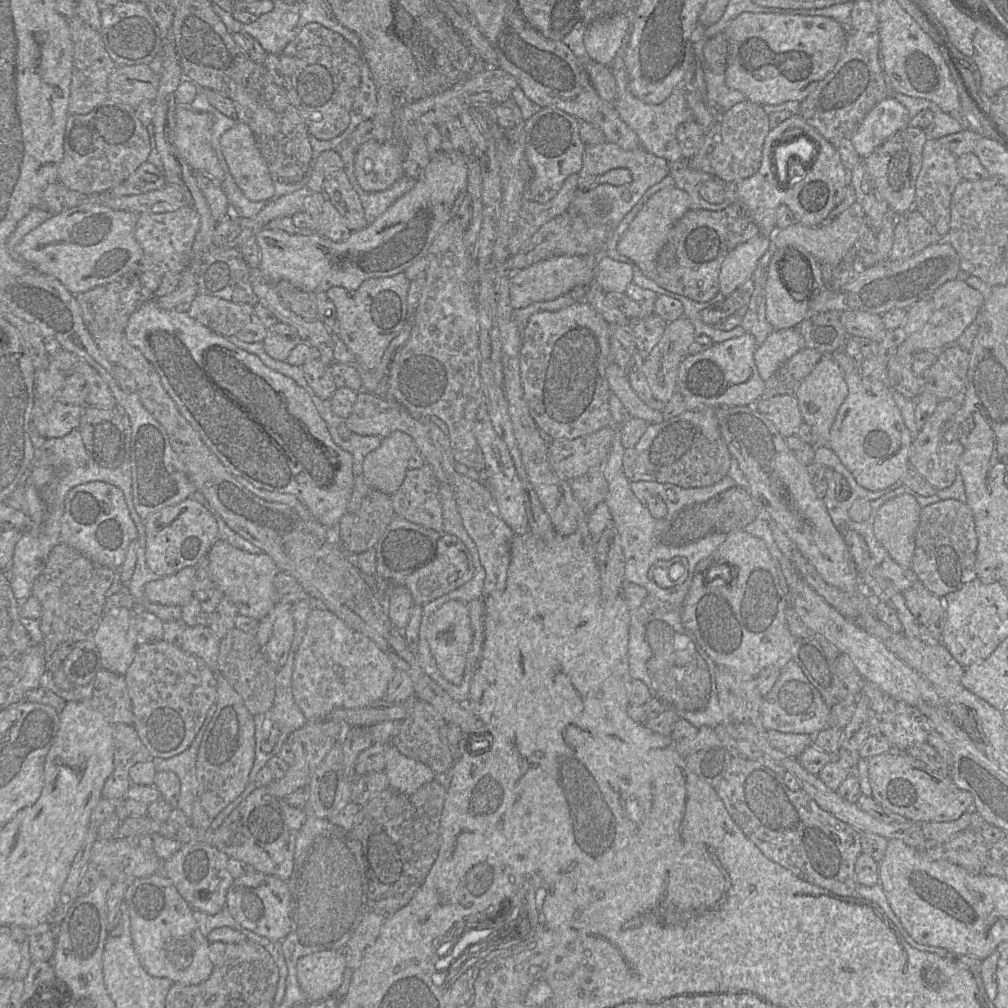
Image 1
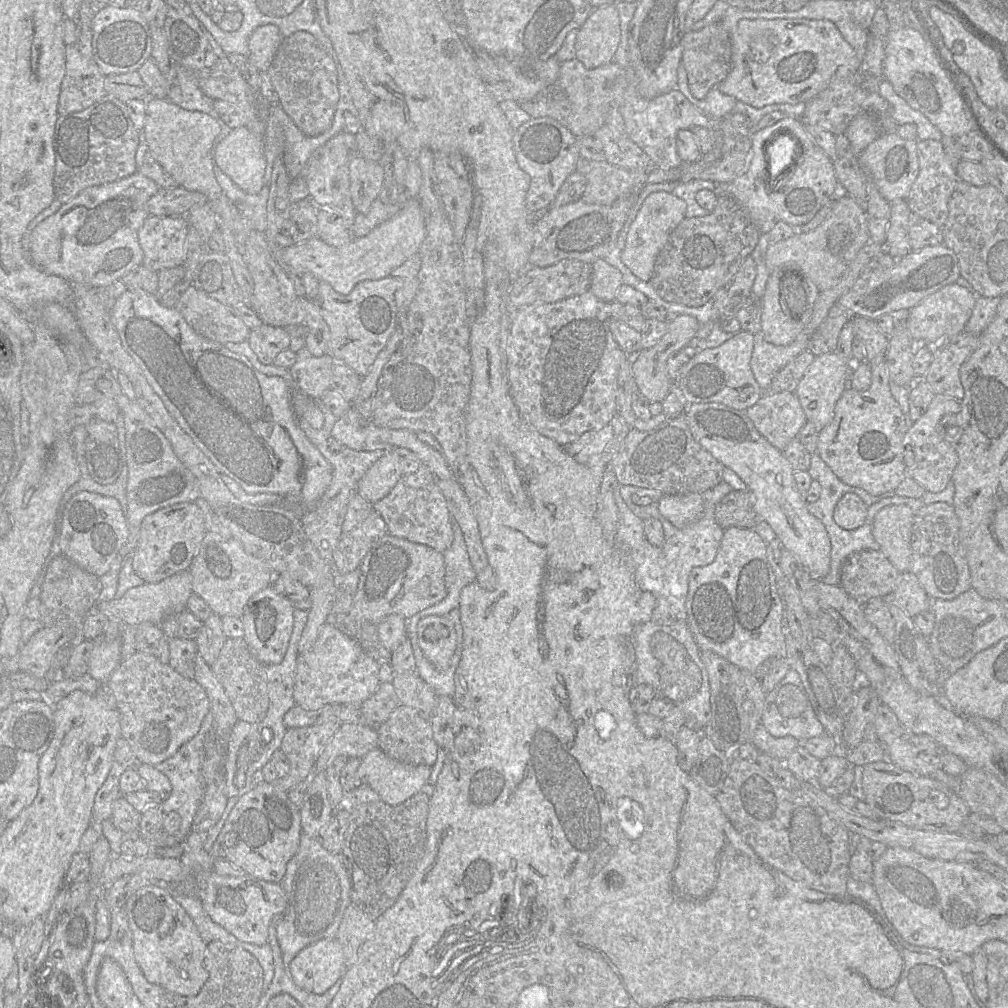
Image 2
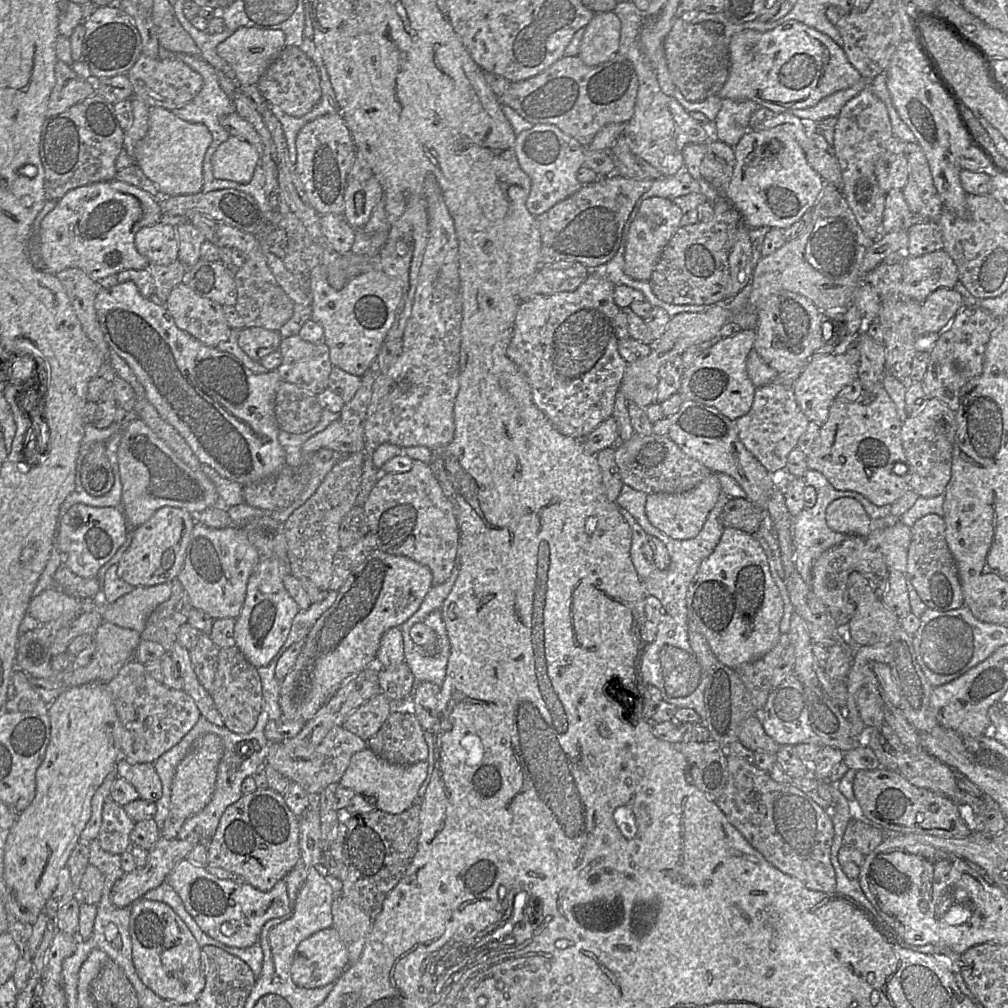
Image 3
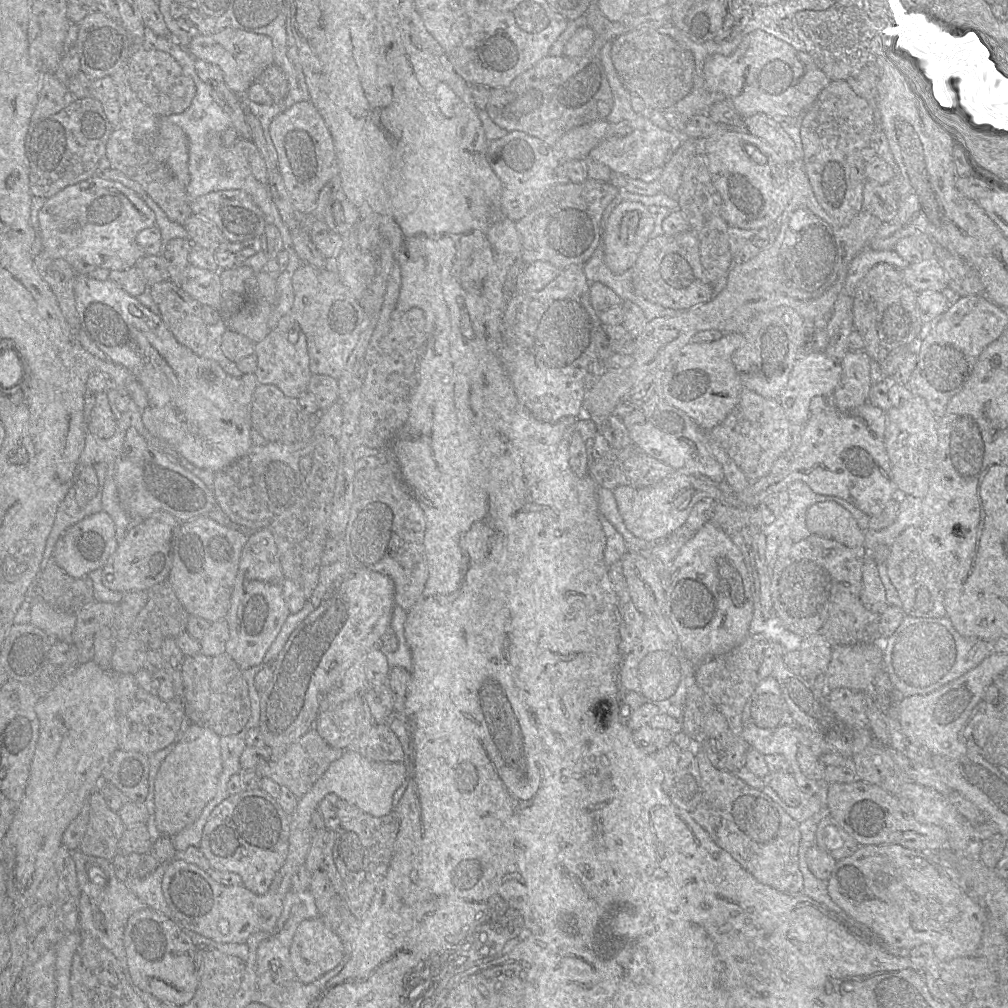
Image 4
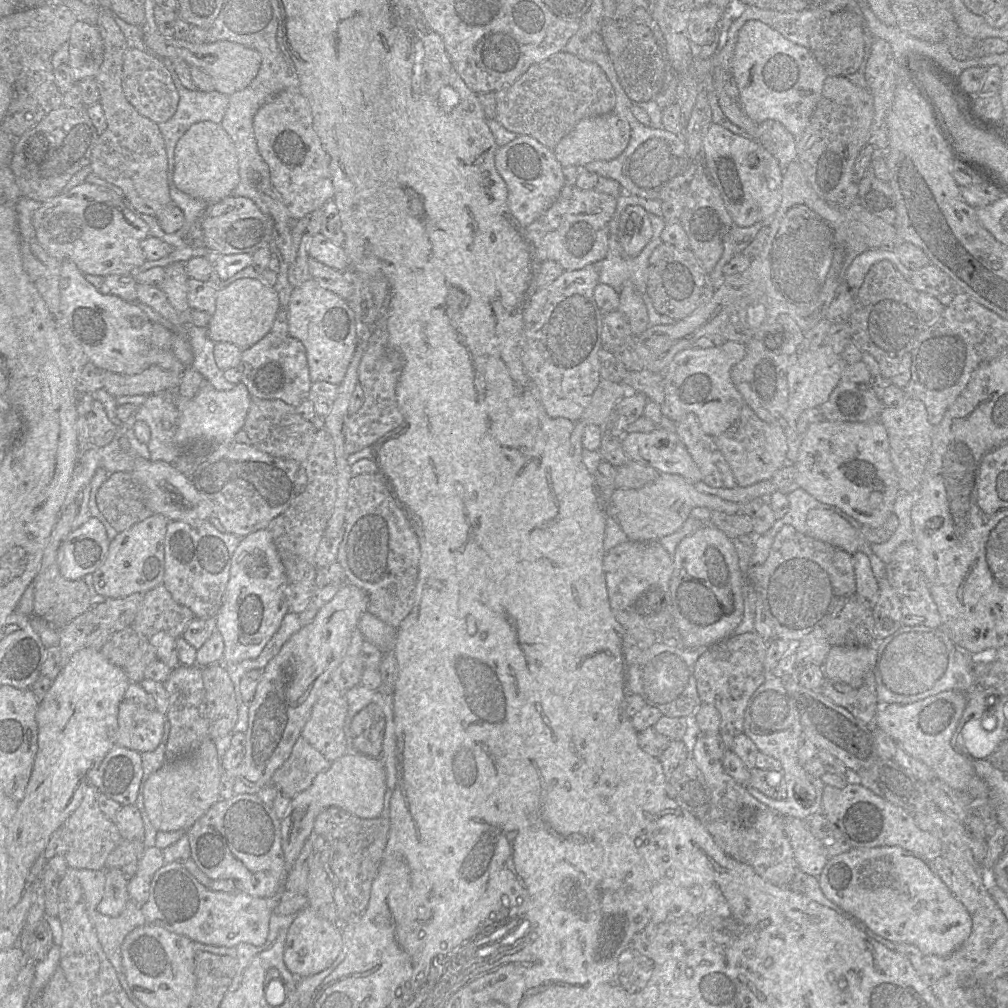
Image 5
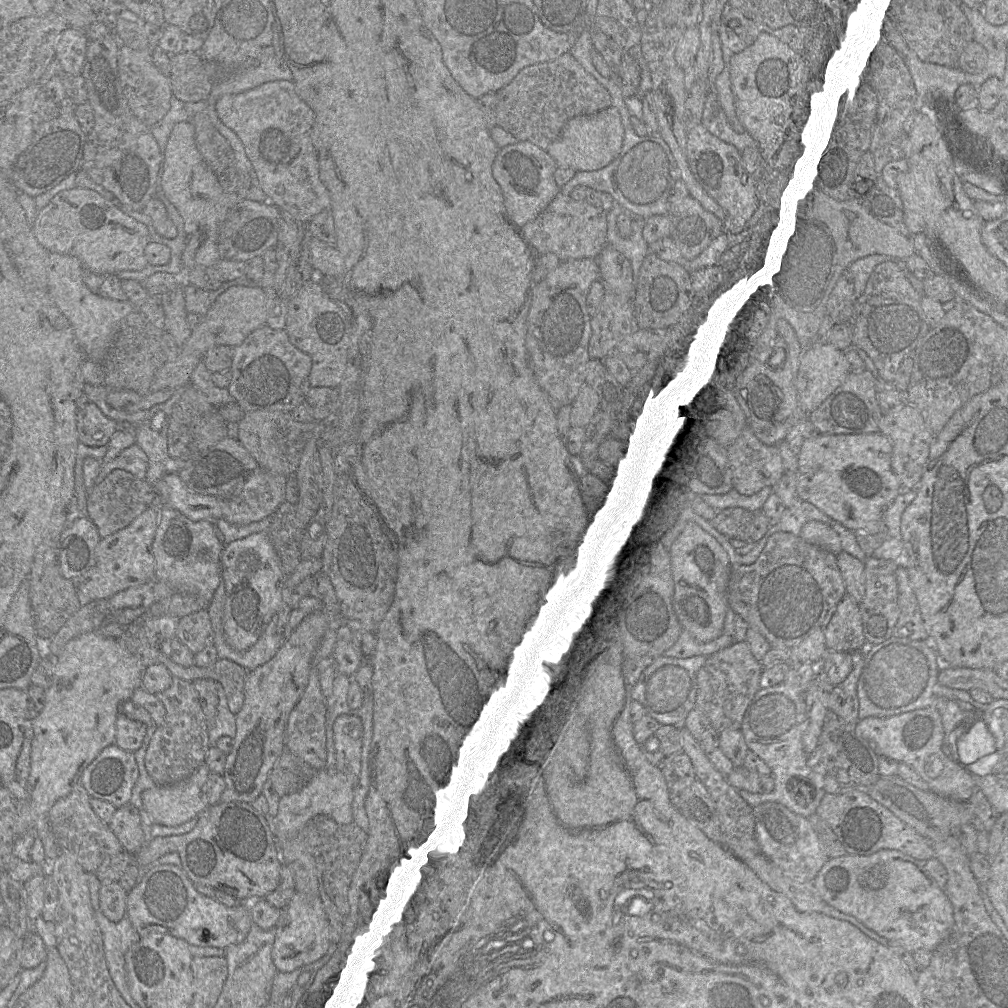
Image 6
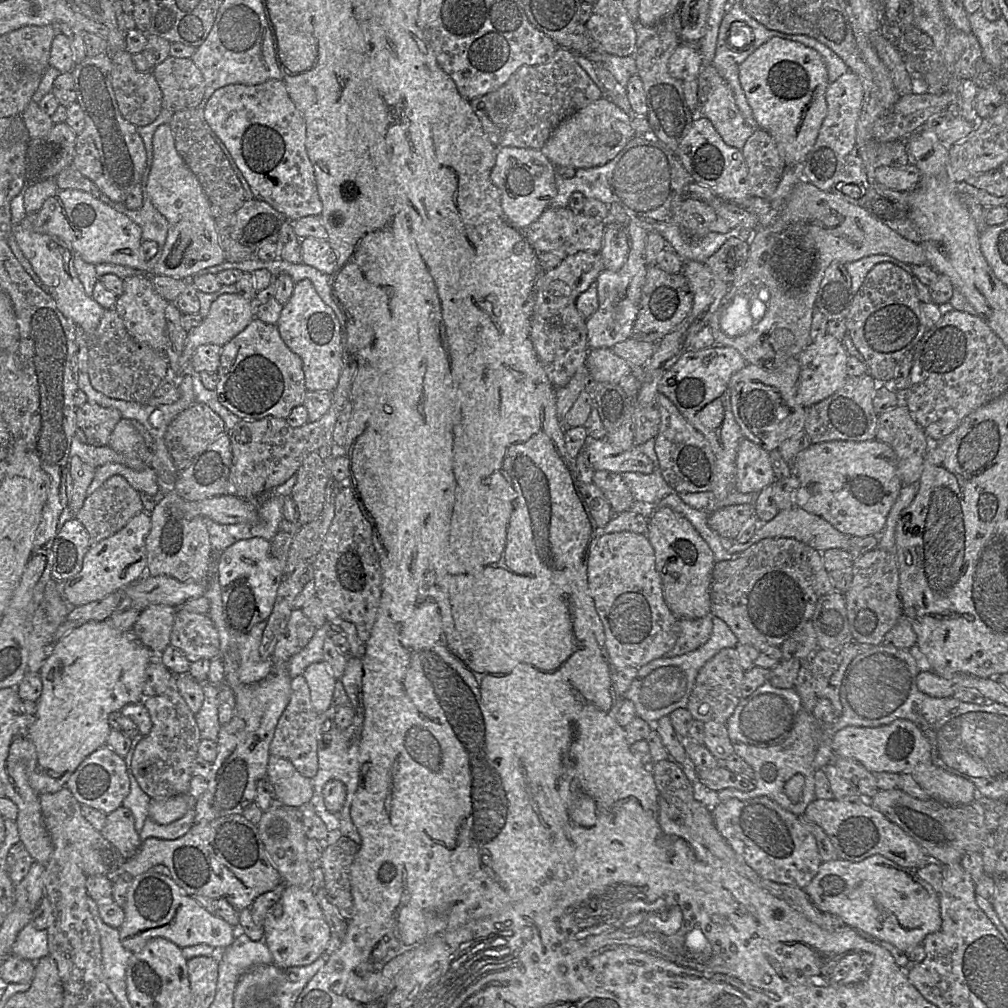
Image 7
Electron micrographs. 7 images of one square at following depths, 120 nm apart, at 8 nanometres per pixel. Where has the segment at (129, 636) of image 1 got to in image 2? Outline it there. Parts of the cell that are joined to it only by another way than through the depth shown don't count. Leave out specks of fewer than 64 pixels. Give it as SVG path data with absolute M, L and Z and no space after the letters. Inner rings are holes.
M104 636L92 641L94 647L90 656L88 675L99 683L106 682L122 662L121 642L119 639L105 639Z

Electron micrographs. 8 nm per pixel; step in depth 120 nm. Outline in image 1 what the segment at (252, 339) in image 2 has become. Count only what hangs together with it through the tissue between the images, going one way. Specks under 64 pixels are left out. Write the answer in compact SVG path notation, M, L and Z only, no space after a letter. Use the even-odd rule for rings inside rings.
M277 322L269 327L266 337L262 341L266 353L279 361L285 361L299 342L297 330L282 322Z

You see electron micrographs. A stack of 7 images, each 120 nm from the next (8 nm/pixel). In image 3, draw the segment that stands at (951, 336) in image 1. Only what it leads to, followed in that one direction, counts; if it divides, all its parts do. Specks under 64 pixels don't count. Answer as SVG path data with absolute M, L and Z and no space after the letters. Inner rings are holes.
M936 289L921 303L922 333L941 333L965 305L964 298L955 289Z

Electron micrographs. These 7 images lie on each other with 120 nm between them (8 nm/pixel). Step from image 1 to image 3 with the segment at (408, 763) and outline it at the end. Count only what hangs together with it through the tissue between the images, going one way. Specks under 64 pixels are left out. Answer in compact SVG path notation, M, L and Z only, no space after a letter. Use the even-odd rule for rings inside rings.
M365 748L355 753L350 760L339 785L352 789L356 794L372 795L375 797L376 809L389 813L400 814L407 810L418 797L418 790L428 772L427 761L412 765L391 764L379 758L371 749Z

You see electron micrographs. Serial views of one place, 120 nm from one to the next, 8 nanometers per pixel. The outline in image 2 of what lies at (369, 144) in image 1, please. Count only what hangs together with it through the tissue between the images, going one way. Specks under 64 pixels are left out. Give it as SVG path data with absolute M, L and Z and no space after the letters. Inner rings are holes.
M353 155L348 162L351 199L357 213L366 213L378 198L384 181L379 162Z

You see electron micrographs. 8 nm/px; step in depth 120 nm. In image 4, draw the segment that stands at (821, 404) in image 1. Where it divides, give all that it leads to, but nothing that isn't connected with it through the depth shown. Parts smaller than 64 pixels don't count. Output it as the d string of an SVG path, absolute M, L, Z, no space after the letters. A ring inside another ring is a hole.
M806 351L795 362L785 390L779 396L787 419L793 425L804 426L810 418L810 402L814 397L832 394L842 376L841 360L823 351Z

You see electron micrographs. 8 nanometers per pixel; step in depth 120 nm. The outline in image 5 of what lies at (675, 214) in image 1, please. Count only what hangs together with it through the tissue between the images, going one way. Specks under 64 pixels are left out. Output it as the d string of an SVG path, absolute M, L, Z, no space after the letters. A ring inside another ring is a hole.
M630 205L621 215L618 239L626 255L637 256L653 237L649 213L641 206Z

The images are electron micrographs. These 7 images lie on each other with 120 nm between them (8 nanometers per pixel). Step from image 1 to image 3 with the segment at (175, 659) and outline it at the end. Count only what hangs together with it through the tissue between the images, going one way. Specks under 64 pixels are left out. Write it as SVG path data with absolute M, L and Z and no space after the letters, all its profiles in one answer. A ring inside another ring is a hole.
M134 657L106 685L123 729L121 758L133 764L153 763L178 744L201 717L191 696L152 678L144 664Z

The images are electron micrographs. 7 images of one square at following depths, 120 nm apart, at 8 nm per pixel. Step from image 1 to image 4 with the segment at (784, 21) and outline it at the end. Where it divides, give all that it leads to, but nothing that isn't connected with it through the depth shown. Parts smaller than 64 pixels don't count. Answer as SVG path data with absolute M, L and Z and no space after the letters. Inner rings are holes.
M763 29L747 35L729 56L710 56L704 66L707 86L731 98L742 116L765 113L771 117L800 117L833 81L824 70L825 55L819 46L812 51L796 49L790 42Z

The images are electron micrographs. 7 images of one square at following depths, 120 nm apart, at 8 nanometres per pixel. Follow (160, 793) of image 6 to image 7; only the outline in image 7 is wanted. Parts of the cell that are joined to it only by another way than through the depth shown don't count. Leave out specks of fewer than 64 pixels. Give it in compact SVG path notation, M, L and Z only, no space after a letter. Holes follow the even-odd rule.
M189 793L173 797L151 799L148 807L149 816L158 824L167 825L181 819L195 808L197 799Z

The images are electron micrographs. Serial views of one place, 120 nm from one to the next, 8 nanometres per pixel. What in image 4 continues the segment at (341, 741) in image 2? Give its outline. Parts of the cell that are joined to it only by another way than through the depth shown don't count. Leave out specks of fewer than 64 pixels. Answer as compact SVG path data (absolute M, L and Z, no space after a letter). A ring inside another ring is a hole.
M311 729L306 733L298 742L289 745L284 750L283 754L277 758L272 759L271 749L269 747L246 747L240 756L241 772L257 771L262 777L272 779L280 786L285 786L297 797L302 798L307 792L309 792L314 784L323 776L328 770L329 766L339 760L345 751L331 747L315 729Z

